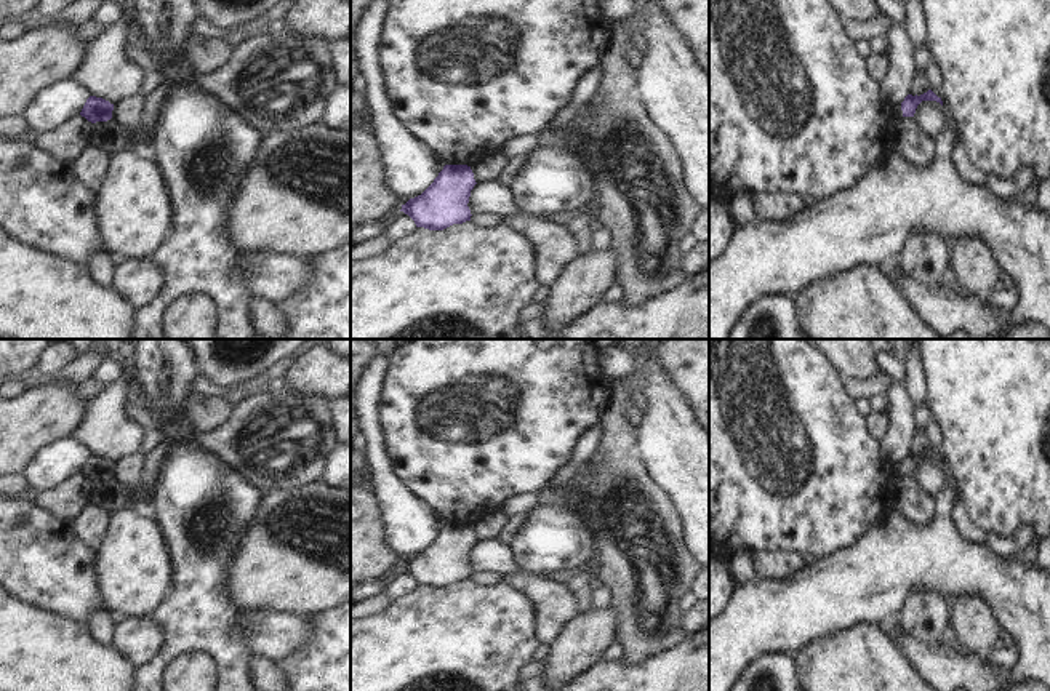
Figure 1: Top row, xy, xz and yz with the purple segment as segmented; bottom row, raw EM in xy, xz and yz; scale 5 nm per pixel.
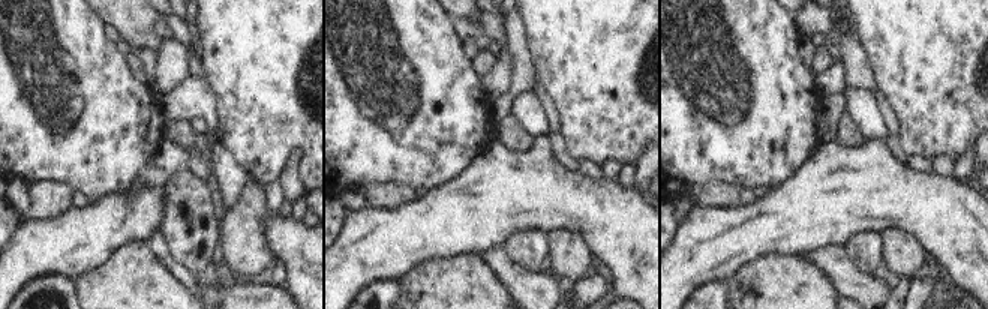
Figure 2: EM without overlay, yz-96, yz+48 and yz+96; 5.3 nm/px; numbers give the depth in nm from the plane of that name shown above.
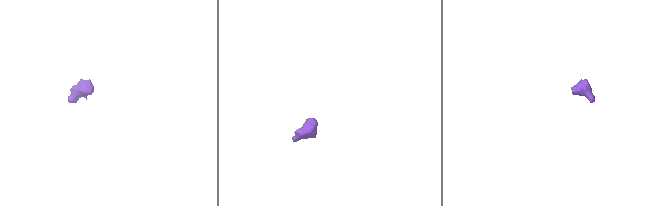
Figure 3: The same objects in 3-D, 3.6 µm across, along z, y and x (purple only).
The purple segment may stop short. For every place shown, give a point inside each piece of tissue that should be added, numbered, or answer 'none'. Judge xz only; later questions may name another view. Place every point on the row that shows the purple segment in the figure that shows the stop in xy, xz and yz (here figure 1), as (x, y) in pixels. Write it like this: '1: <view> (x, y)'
none

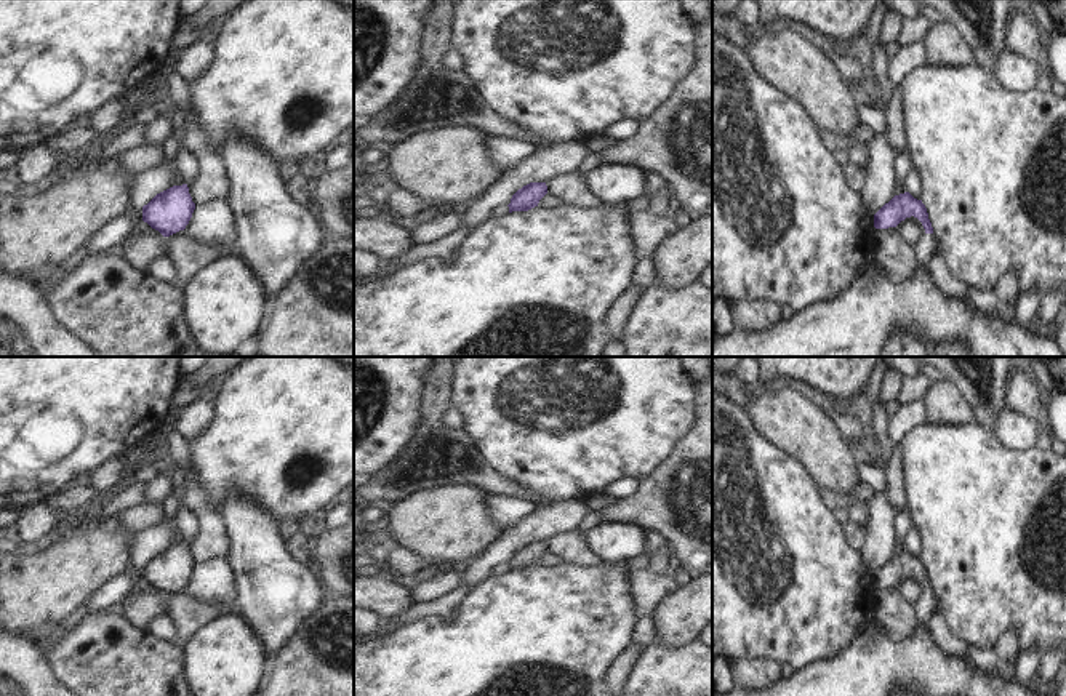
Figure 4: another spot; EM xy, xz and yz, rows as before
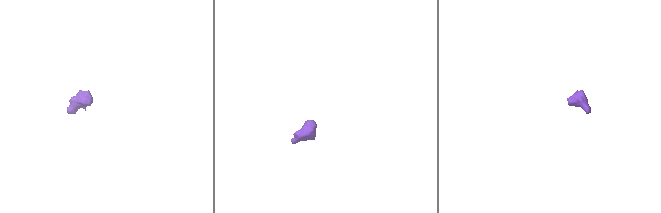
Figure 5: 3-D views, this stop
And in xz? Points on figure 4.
none

